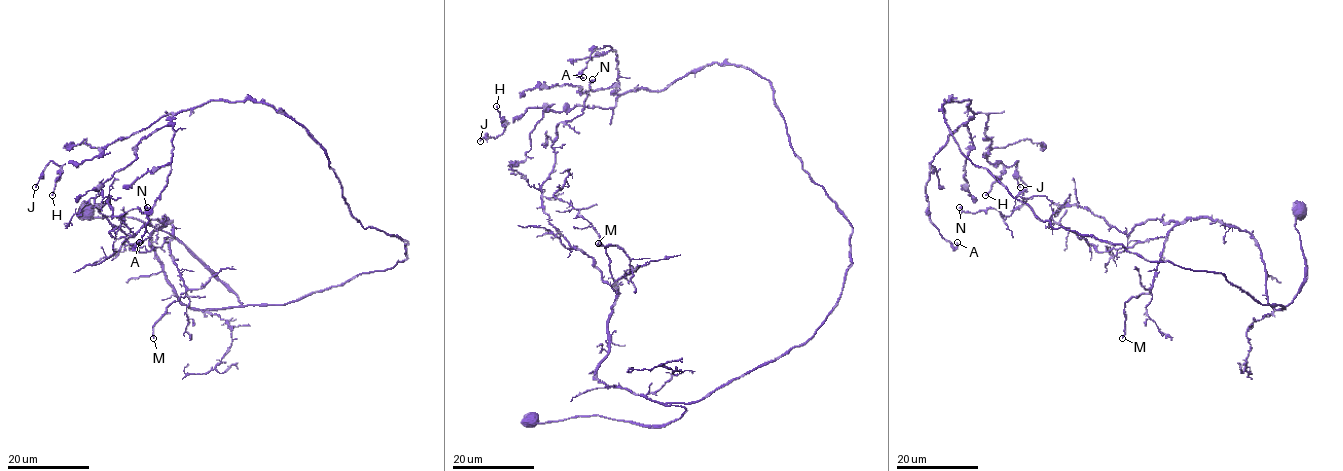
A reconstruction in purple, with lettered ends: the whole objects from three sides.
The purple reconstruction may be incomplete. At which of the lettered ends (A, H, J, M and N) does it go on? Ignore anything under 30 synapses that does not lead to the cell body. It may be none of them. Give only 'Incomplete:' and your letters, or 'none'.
Incomplete: none

